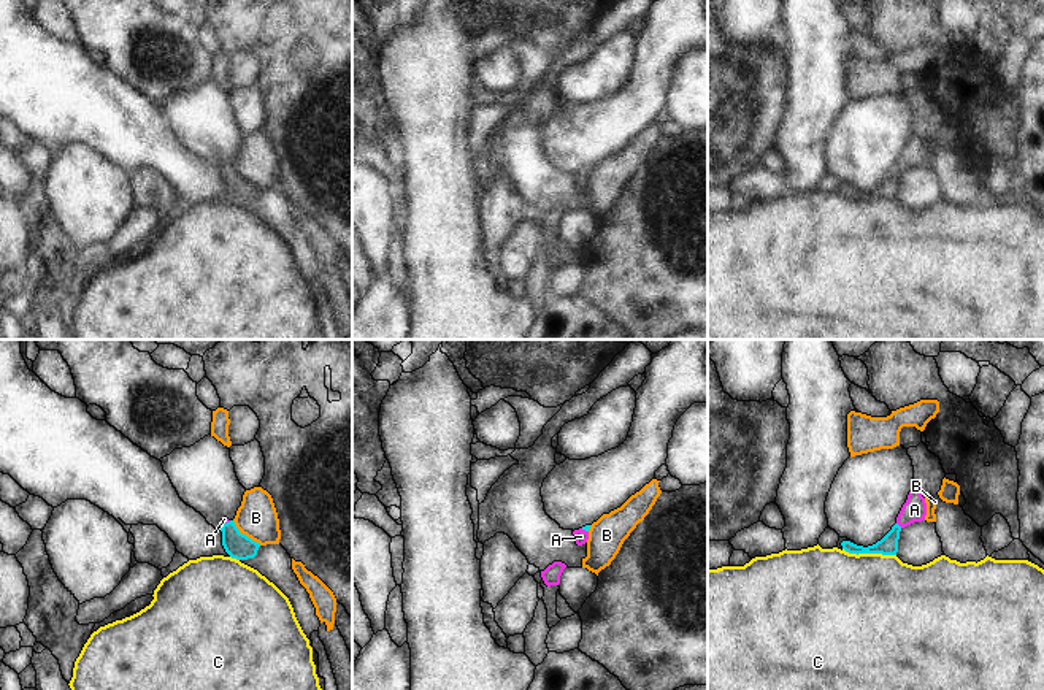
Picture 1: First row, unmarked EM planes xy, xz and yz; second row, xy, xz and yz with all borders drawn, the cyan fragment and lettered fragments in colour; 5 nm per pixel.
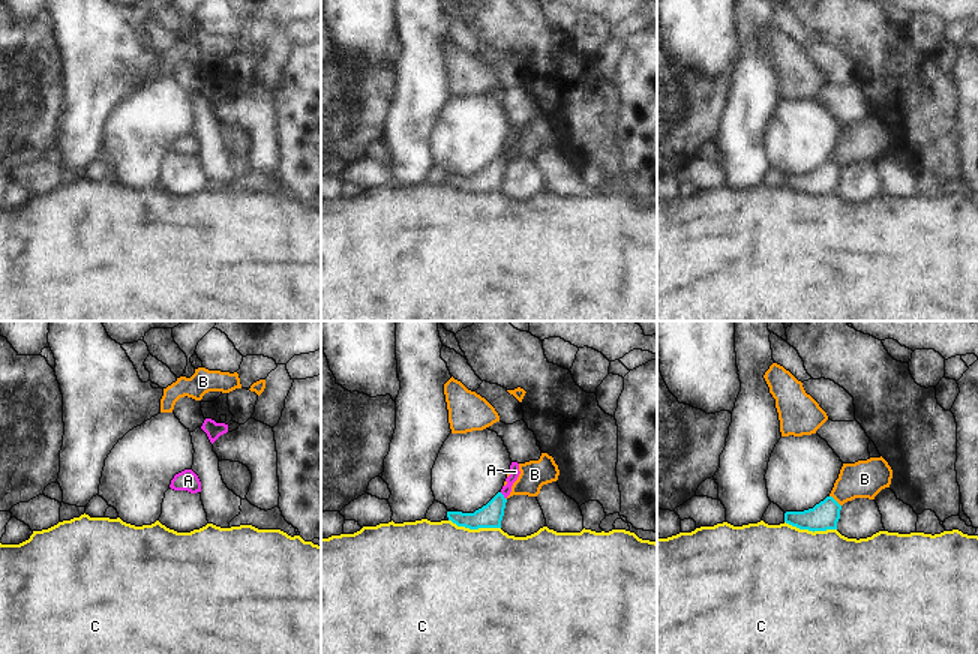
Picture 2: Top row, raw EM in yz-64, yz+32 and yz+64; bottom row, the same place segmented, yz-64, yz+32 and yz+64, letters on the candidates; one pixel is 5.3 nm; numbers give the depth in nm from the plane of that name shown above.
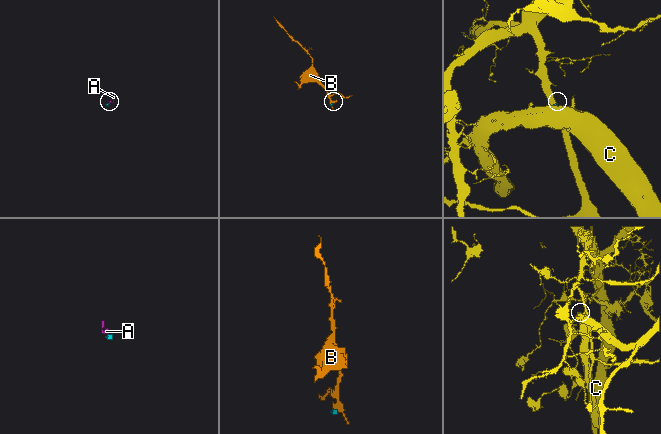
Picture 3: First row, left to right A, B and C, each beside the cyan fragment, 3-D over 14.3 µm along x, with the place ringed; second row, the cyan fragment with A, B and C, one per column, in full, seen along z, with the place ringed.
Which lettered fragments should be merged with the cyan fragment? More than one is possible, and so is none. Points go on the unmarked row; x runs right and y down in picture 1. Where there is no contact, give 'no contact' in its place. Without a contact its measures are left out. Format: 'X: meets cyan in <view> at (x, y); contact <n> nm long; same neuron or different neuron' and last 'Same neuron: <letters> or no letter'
A: meets cyan in yz at (898, 170); contact 40 nm long; same neuron
B: meets cyan in xy at (245, 180); contact 200 nm long; different neuron
C: meets cyan in yz at (870, 197); contact 280 nm long; different neuron
Same neuron: A

